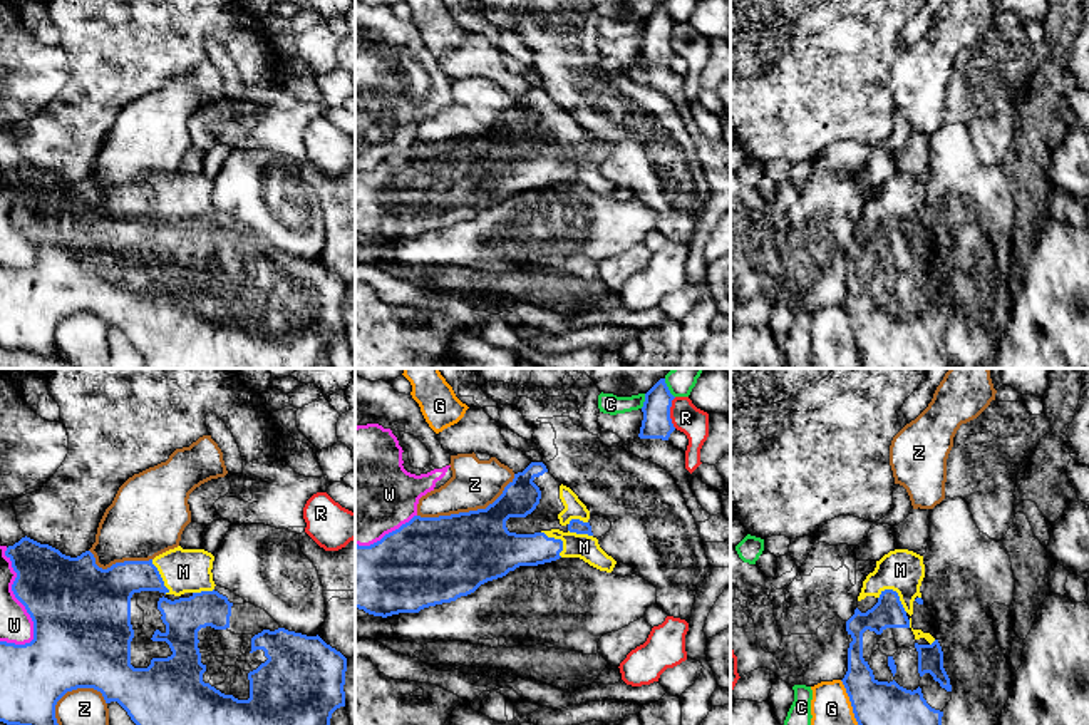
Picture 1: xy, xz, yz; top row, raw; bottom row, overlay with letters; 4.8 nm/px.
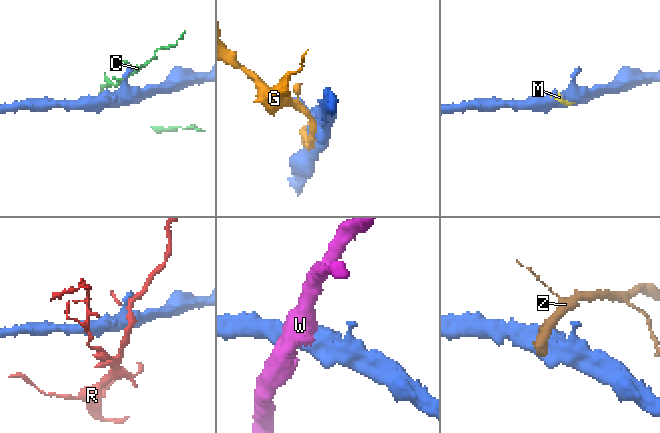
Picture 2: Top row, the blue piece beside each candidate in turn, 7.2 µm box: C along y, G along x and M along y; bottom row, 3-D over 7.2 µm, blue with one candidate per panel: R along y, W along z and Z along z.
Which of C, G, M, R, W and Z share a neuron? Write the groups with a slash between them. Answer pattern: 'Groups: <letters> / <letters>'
Groups: C / G / M / R / W / Z

